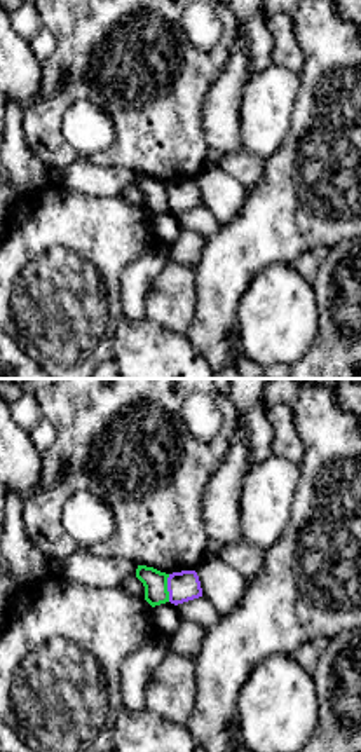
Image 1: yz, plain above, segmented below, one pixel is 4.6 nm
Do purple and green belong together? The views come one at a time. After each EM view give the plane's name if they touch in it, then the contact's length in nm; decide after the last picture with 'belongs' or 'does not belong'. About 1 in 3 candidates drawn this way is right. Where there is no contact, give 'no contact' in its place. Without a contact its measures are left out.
meets purple in yz; contact 130 nm long

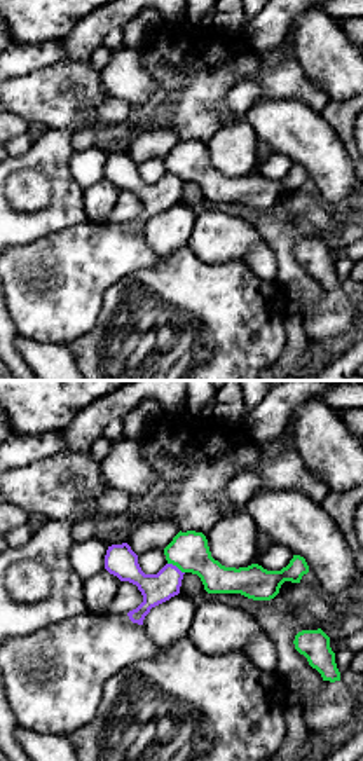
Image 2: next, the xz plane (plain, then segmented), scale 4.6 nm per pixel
meets purple in xz; contact 90 nm long

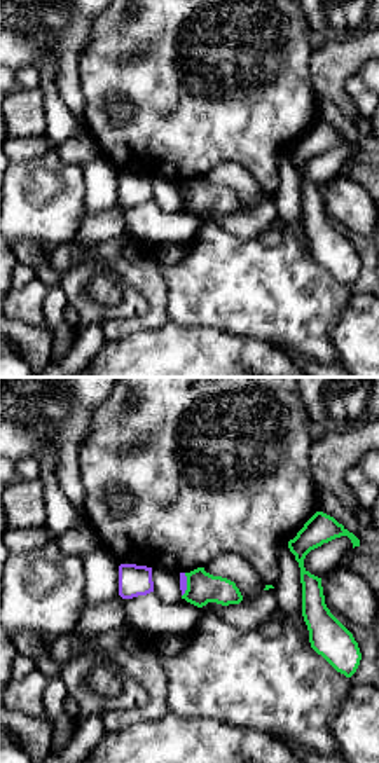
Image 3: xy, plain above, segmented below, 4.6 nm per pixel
meets purple in xy; contact 110 nm long

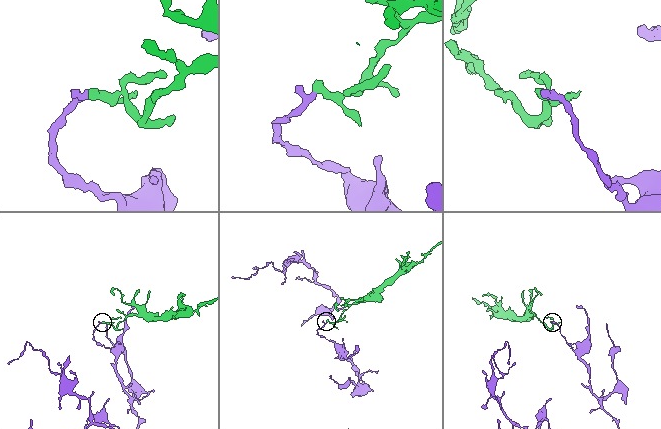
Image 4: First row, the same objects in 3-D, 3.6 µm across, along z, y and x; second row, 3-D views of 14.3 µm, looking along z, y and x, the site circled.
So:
does not belong

